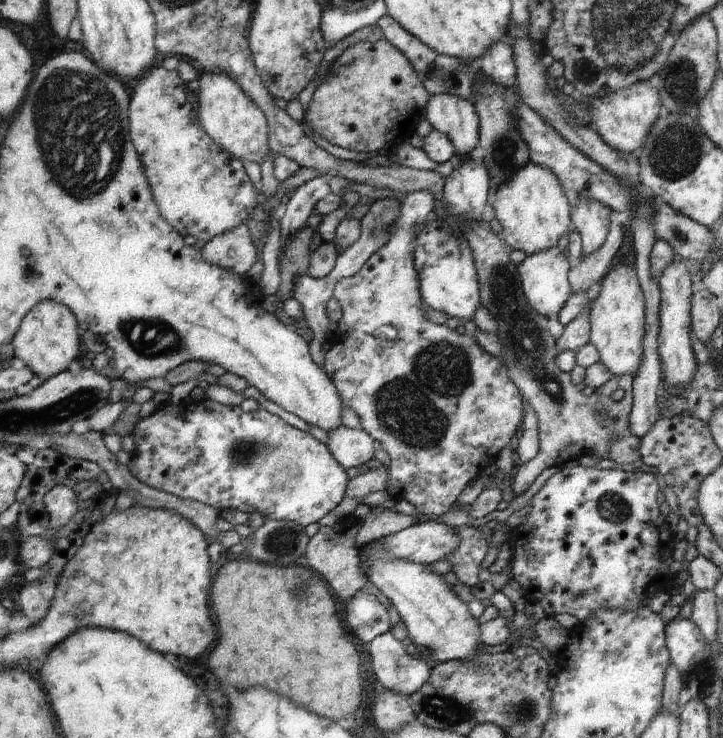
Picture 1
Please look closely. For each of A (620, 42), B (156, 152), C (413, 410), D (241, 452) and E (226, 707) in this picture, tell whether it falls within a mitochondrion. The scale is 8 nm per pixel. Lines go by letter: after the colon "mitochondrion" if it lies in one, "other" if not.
A: mitochondrion
B: other
C: mitochondrion
D: mitochondrion
E: other

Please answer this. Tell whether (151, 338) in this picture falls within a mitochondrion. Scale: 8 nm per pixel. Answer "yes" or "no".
yes

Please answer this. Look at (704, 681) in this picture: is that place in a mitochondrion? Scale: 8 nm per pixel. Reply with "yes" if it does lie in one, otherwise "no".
no

